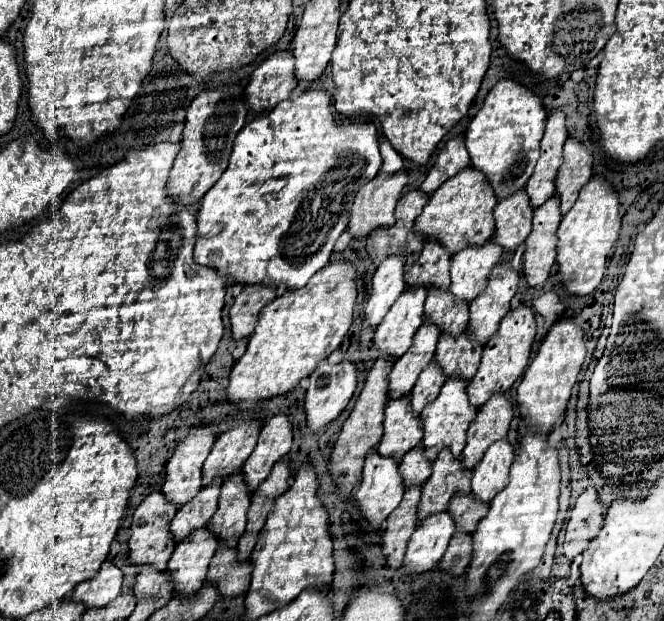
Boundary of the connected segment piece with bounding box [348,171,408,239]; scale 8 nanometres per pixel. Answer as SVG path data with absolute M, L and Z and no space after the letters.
M398 171L384 183L378 183L378 179L366 183L352 203L348 233L354 239L362 239L376 229L392 227L396 223L394 209L406 181L408 181L406 173Z

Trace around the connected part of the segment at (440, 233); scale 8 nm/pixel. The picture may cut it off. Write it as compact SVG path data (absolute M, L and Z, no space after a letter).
M466 167L462 173L446 181L426 203L422 215L414 223L414 231L422 235L428 241L438 241L440 245L446 245L446 251L450 255L456 255L458 251L472 247L472 245L484 245L492 233L494 233L494 205L496 197L486 185L486 177L478 173L472 167Z

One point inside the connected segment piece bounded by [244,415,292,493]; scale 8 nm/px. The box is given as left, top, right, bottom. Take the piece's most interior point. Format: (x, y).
(275, 441)

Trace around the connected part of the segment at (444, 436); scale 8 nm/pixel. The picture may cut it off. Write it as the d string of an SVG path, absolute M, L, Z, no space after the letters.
M446 381L438 399L432 401L430 405L426 405L426 409L420 413L420 417L422 417L420 421L422 421L422 429L424 429L422 447L426 451L426 459L434 461L444 447L448 447L452 451L452 455L458 459L466 445L468 425L476 419L476 413L478 411L474 407L470 407L470 403L468 403L466 381Z

